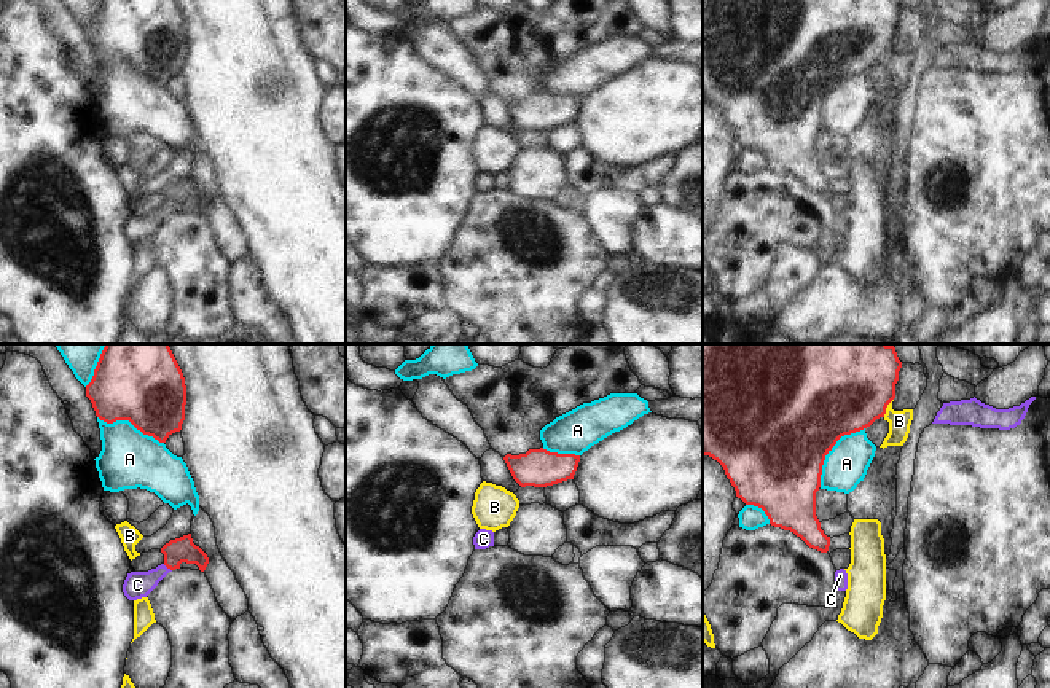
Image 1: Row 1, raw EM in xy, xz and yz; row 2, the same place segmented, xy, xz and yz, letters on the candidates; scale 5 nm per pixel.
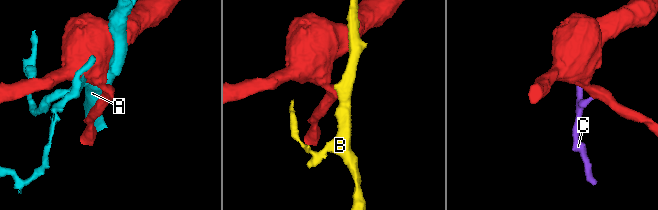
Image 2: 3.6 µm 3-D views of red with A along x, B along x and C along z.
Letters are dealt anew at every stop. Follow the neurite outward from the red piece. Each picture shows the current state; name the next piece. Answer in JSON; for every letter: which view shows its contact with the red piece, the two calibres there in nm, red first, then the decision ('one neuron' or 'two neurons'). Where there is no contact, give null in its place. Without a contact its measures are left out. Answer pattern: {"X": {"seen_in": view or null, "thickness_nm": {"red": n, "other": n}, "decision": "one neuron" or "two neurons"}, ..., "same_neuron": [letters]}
{"A": {"seen_in": "yz", "thickness_nm": {"red": 500, "other": 220}, "decision": "two neurons"}, "B": {"seen_in": "yz", "thickness_nm": {"red": 400, "other": 110}, "decision": "two neurons"}, "C": {"seen_in": "xy", "thickness_nm": {"red": 130, "other": 140}, "decision": "one neuron"}, "same_neuron": ["C"]}

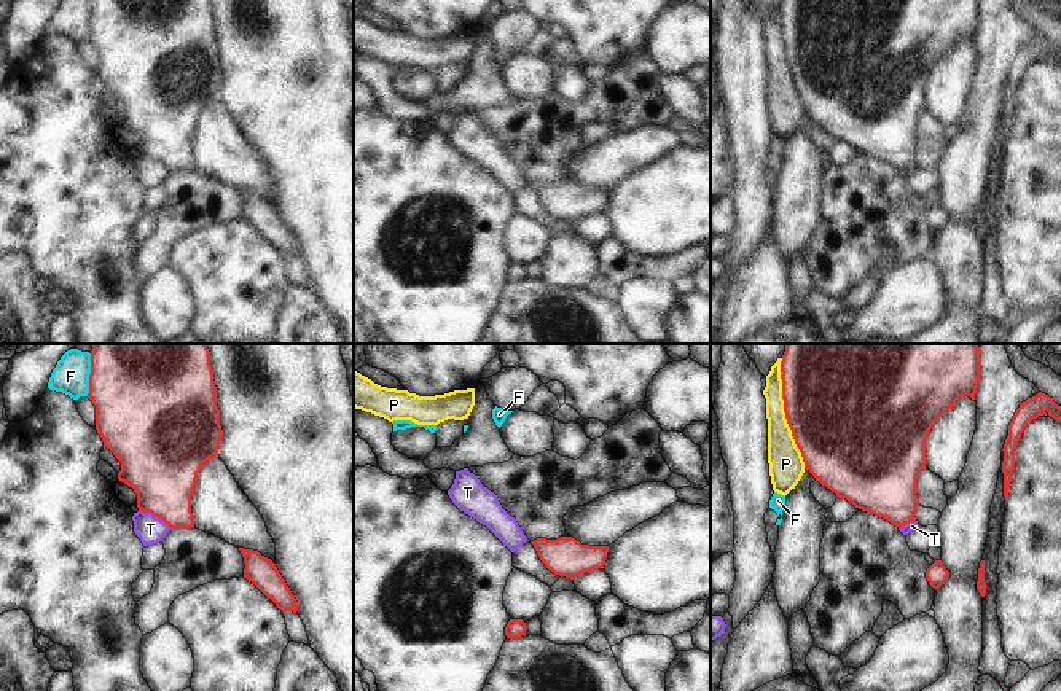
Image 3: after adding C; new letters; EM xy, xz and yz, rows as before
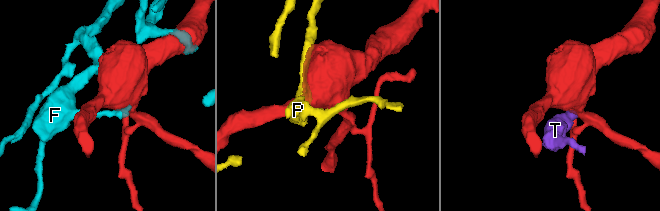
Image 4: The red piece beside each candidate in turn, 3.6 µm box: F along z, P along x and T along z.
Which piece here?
{"F": {"seen_in": "xy", "thickness_nm": {"red": 420, "other": 190}, "decision": "two neurons"}, "P": {"seen_in": "yz", "thickness_nm": {"red": 500, "other": 170}, "decision": "two neurons"}, "T": {"seen_in": "xy", "thickness_nm": {"red": 360, "other": 140}, "decision": "two neurons"}, "same_neuron": []}

